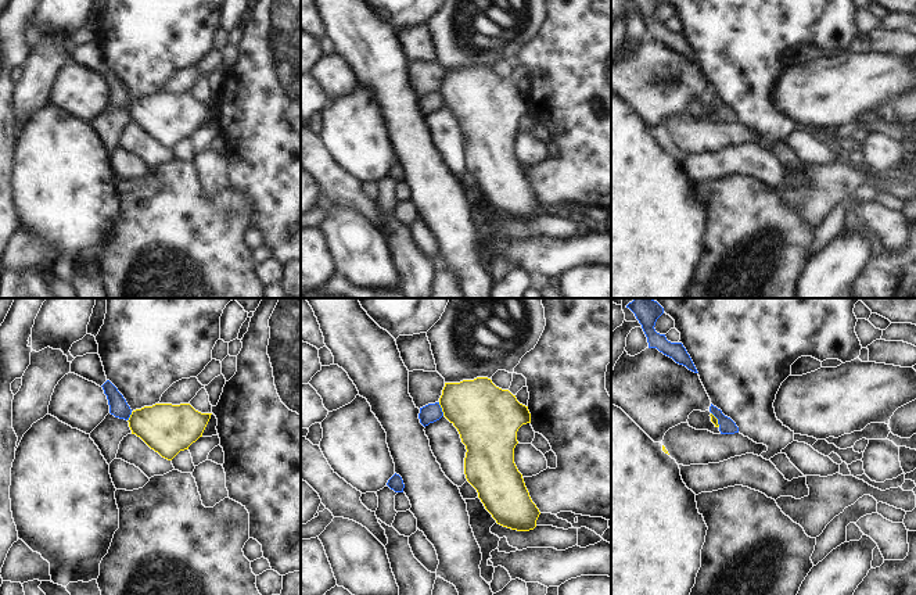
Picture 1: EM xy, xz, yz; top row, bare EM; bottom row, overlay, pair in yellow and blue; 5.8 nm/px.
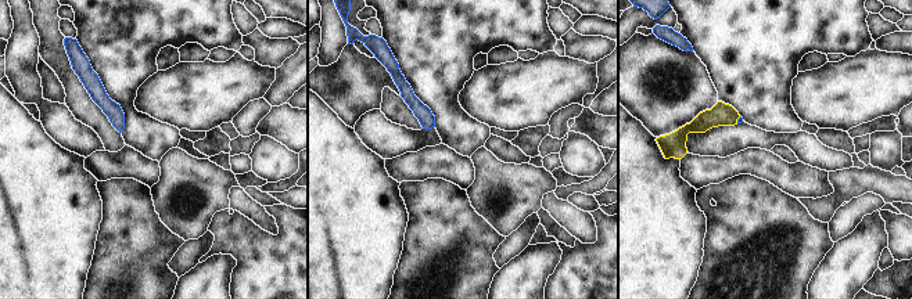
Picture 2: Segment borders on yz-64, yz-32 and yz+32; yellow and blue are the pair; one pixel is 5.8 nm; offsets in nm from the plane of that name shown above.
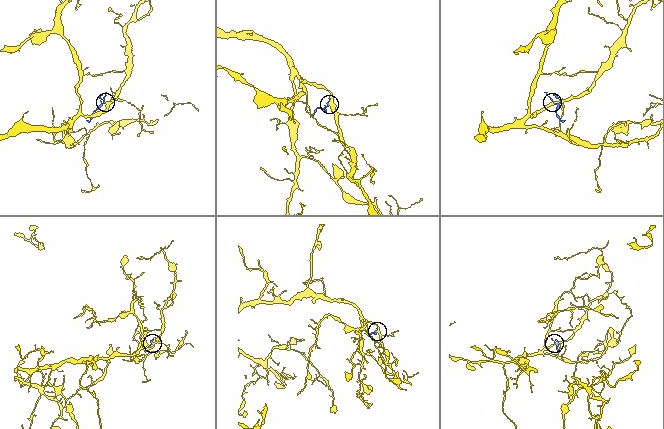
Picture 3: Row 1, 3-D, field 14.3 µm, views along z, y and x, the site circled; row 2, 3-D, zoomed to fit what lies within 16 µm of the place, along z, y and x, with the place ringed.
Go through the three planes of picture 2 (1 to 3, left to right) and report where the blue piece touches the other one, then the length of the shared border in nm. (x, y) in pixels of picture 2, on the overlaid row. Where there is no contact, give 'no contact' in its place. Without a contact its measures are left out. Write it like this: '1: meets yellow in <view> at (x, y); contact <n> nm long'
1: no contact
2: no contact
3: meets yellow in yz+32 at (738, 118); contact 50 nm long

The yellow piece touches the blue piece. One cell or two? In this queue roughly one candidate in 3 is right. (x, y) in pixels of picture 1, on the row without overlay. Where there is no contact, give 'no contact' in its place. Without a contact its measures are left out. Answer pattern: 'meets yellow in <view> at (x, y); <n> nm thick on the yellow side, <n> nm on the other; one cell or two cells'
meets yellow in xz at (442, 99); 360 nm thick on the yellow side, 110 nm on the other; two cells

